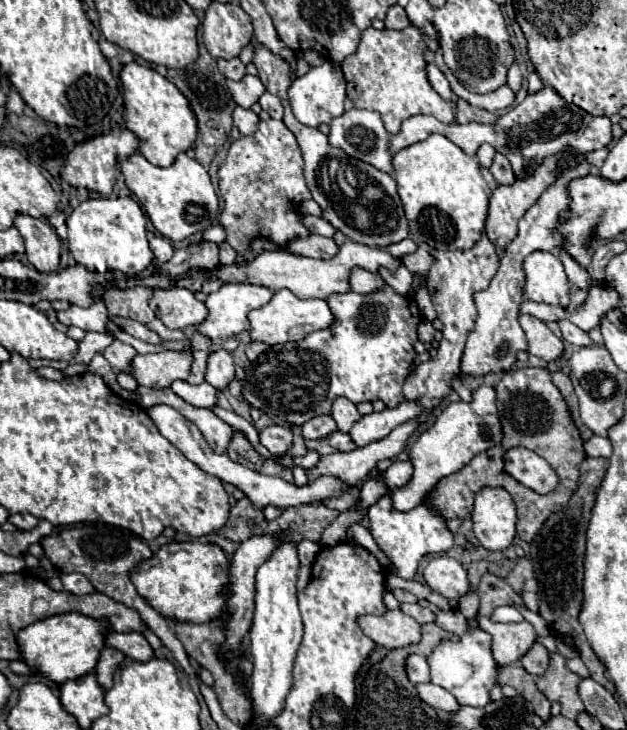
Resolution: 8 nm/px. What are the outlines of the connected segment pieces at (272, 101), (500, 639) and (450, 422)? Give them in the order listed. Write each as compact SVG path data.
M264 93L264 95L260 97L260 105L262 105L262 109L264 109L270 117L282 119L282 113L284 113L282 101L280 101L278 97L274 97L272 93Z
M478 617L478 623L492 635L492 655L500 667L516 663L536 641L536 631L528 621L492 623L488 617Z
M480 385L472 393L472 401L464 403L450 403L442 415L436 419L436 423L420 435L416 445L410 451L410 459L414 465L414 475L410 483L402 489L396 489L392 493L394 507L398 511L410 511L414 505L420 505L422 497L446 475L452 475L460 471L470 459L502 441L502 425L498 419L498 407L496 407L496 391L494 387Z

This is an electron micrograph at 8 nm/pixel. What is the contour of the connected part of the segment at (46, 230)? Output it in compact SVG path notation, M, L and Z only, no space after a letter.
M18 215L14 221L14 227L20 231L24 239L28 261L40 273L56 271L60 263L60 239L54 227L48 223L48 219Z

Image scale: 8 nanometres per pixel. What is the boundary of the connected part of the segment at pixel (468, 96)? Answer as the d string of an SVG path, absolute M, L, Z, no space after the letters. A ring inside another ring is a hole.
M440 53L436 55L436 65L440 67L440 71L442 71L442 73L446 75L446 79L450 81L452 91L454 91L458 97L466 99L466 101L468 101L470 105L474 105L474 107L482 107L482 109L488 109L488 111L496 111L496 109L506 109L506 107L510 107L510 105L514 103L516 93L514 93L508 85L502 85L500 89L496 89L496 91L490 93L490 95L474 95L474 93L466 91L466 89L458 83L458 79L454 77L454 73L450 73L450 69L446 69L446 65L442 63Z

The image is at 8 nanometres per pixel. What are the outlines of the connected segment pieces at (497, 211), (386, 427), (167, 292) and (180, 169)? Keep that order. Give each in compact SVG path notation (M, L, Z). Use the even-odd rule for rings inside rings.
M546 157L546 161L536 167L530 175L526 175L526 179L518 179L514 185L510 187L498 187L492 197L490 197L490 209L488 209L488 221L486 221L486 235L488 239L496 245L498 253L502 255L506 245L516 237L518 231L518 219L538 201L538 197L554 183L554 177L558 177L560 169L556 167L558 157Z
M404 401L394 409L384 409L382 413L364 415L360 421L356 421L352 425L348 435L350 435L350 439L354 441L356 447L364 447L364 445L370 445L374 441L384 439L398 425L406 423L408 419L418 417L420 411L422 409L420 409L420 405L416 401Z
M182 287L156 289L150 299L150 309L168 329L196 327L206 319L206 305Z
M136 151L122 161L122 175L126 187L138 197L154 229L170 241L184 241L196 233L202 233L218 217L218 197L210 175L196 159L188 157L186 153L180 153L170 167L162 169L148 163L142 153Z

